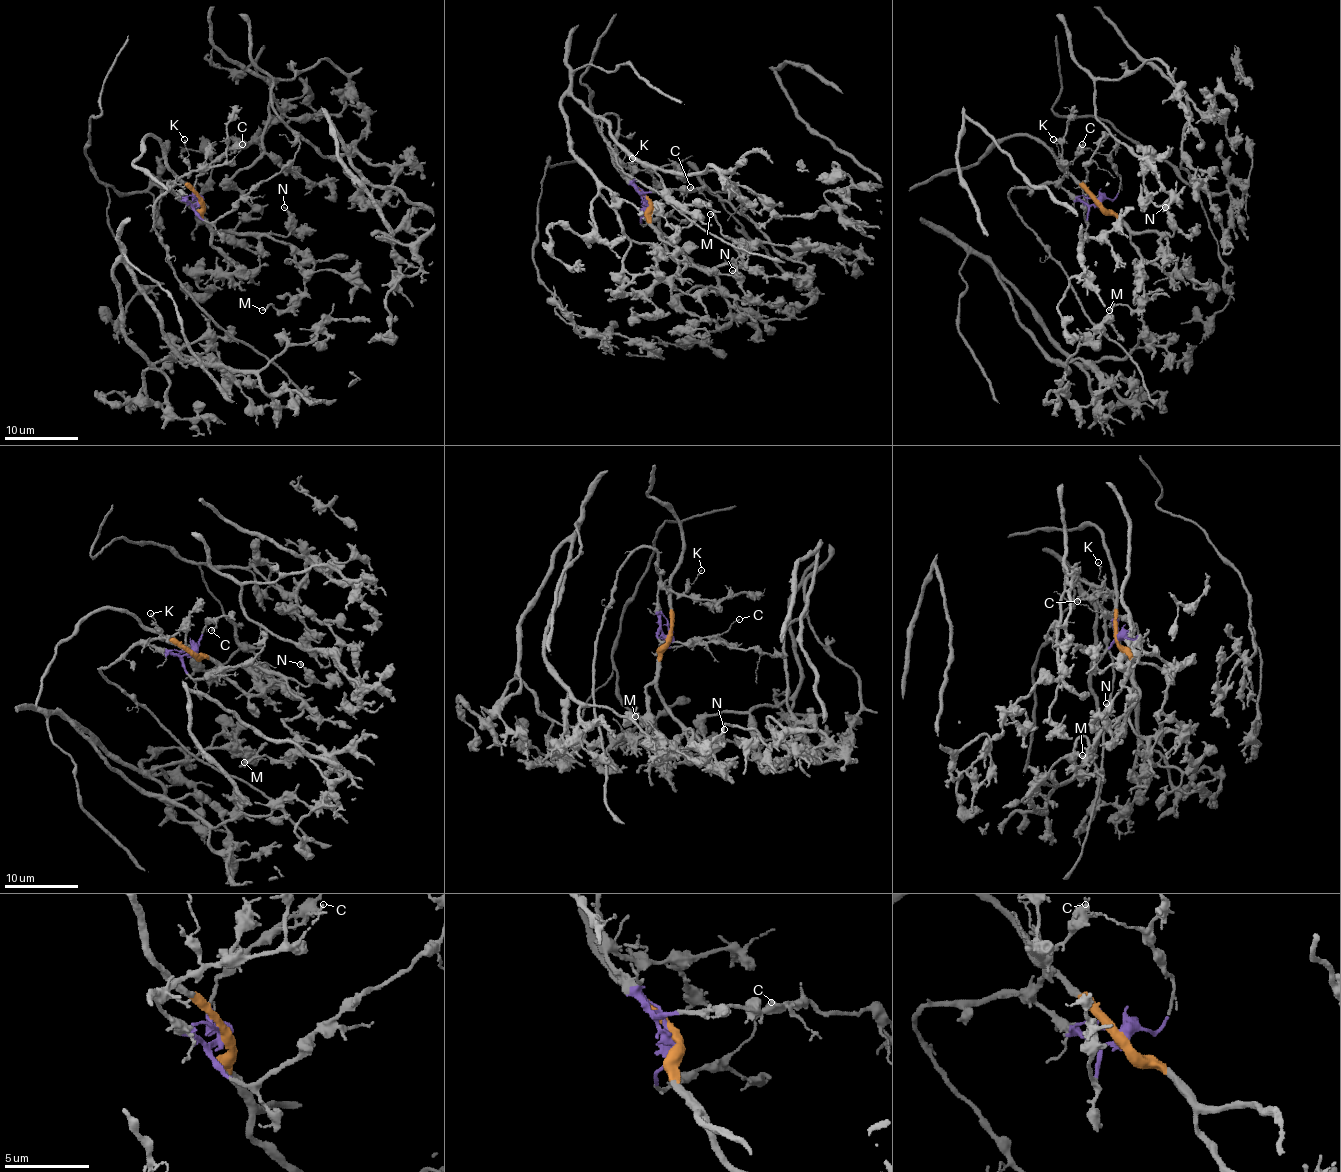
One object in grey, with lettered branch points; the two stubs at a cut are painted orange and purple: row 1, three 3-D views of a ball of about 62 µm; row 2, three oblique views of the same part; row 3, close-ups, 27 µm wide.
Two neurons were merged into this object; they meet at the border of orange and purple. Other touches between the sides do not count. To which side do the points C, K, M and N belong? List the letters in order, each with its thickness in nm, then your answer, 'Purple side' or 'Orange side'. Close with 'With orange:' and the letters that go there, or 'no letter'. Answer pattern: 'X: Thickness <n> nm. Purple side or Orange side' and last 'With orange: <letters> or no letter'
C: Thickness 130 nm. Purple side
K: Thickness 110 nm. Purple side
M: Thickness 220 nm. Orange side
N: Thickness 200 nm. Orange side
With orange: M, N

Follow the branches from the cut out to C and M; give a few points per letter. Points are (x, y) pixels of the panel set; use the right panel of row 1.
C: (1096, 201), (1113, 199), (1118, 191), (1120, 177), (1104, 155), (1082, 143)
M: (1096, 201), (1131, 230), (1164, 236), (1153, 260), (1137, 260), (1142, 291), (1135, 309), (1128, 306), (1109, 309)

